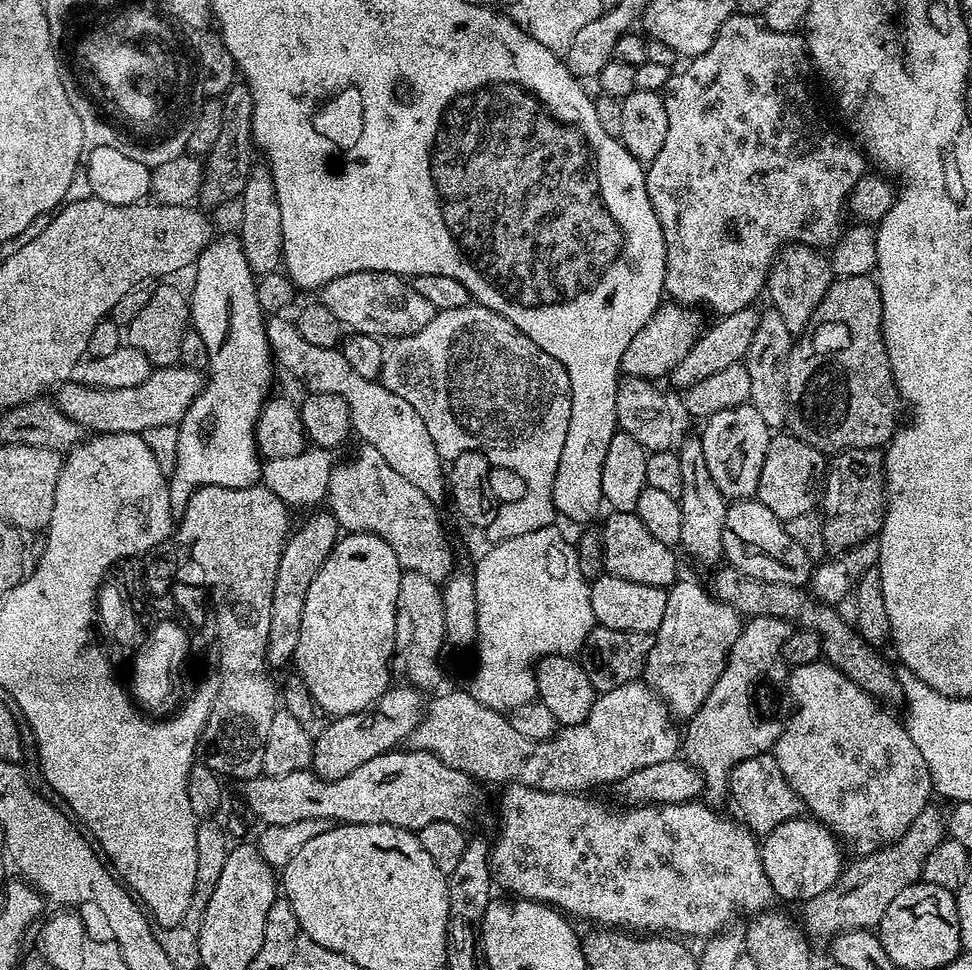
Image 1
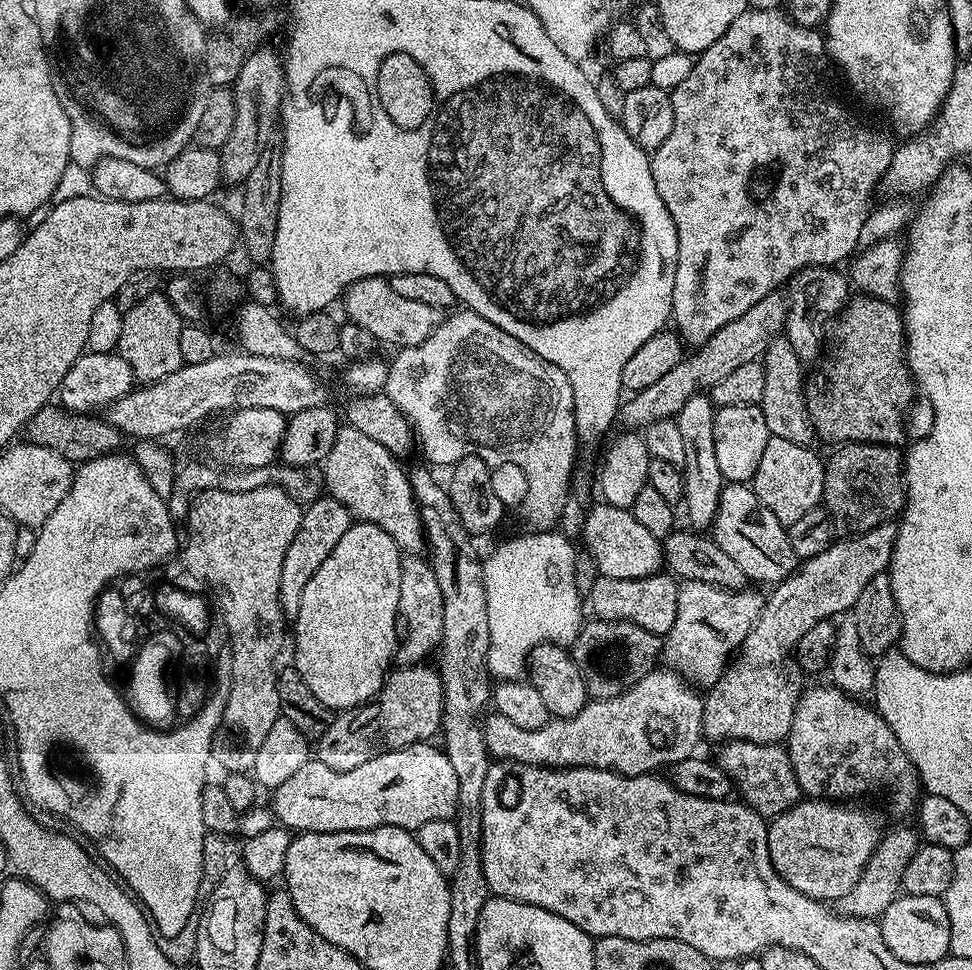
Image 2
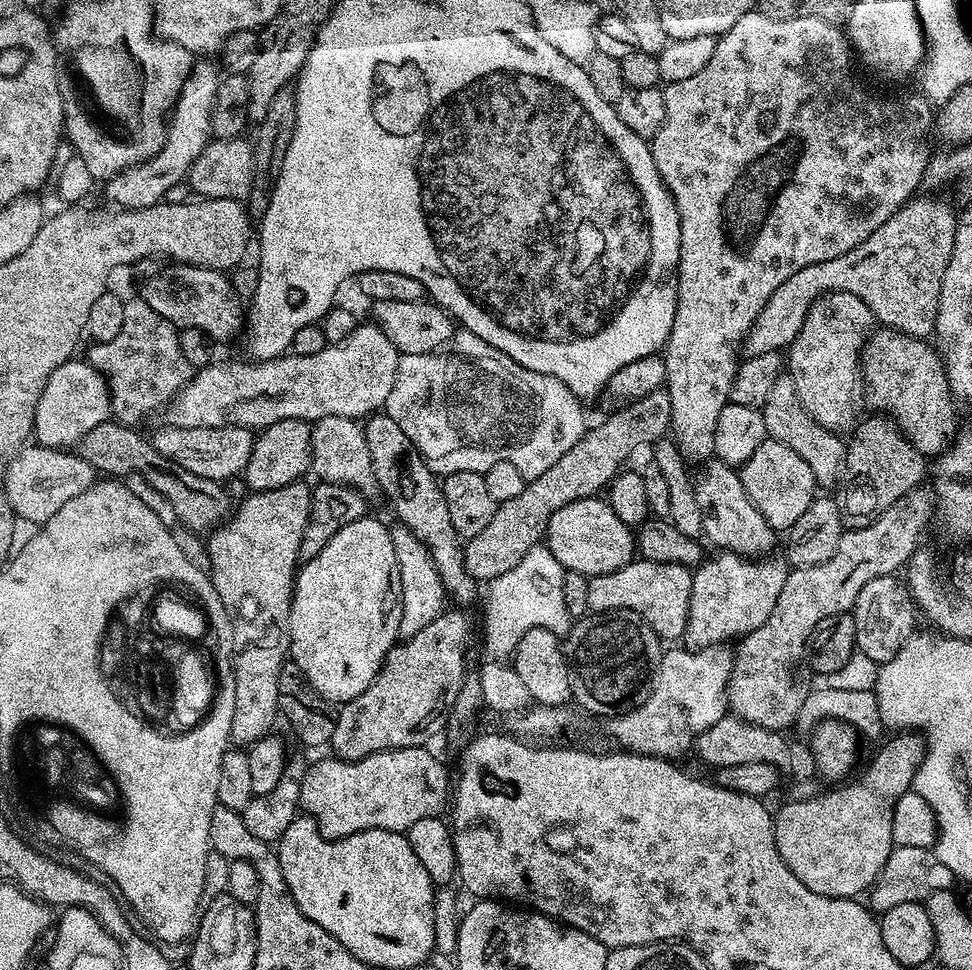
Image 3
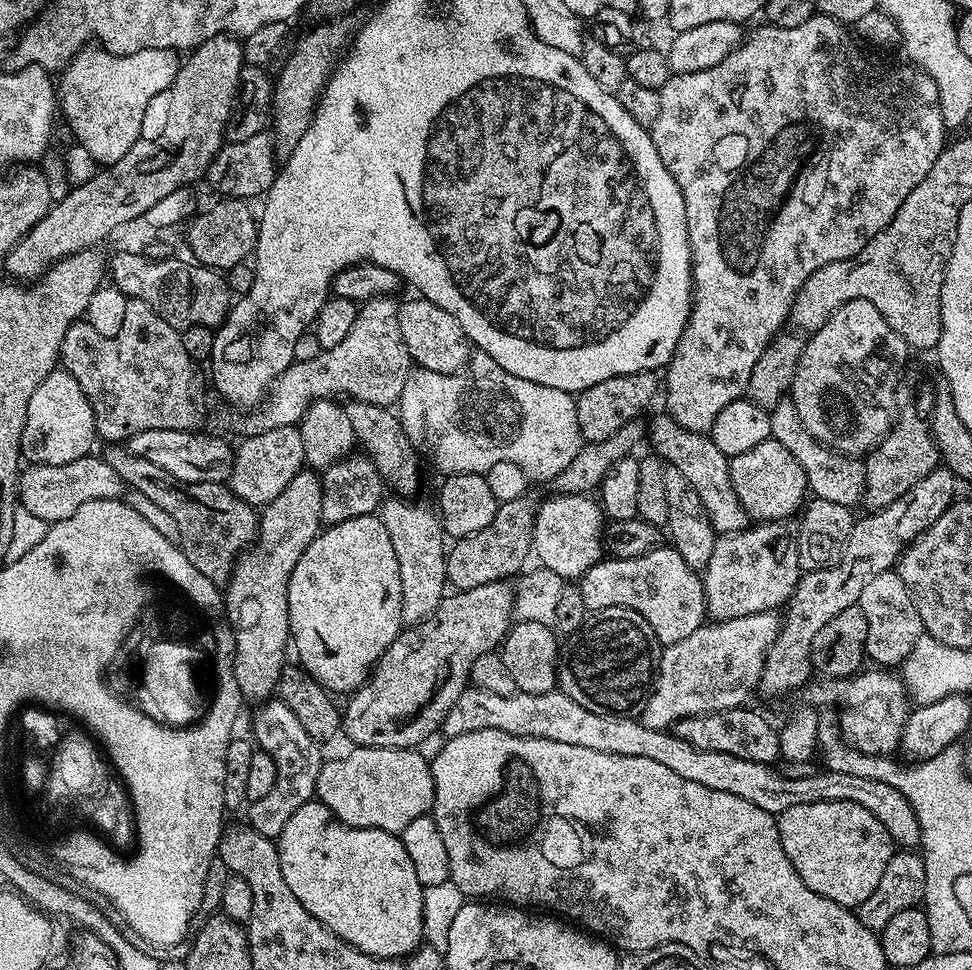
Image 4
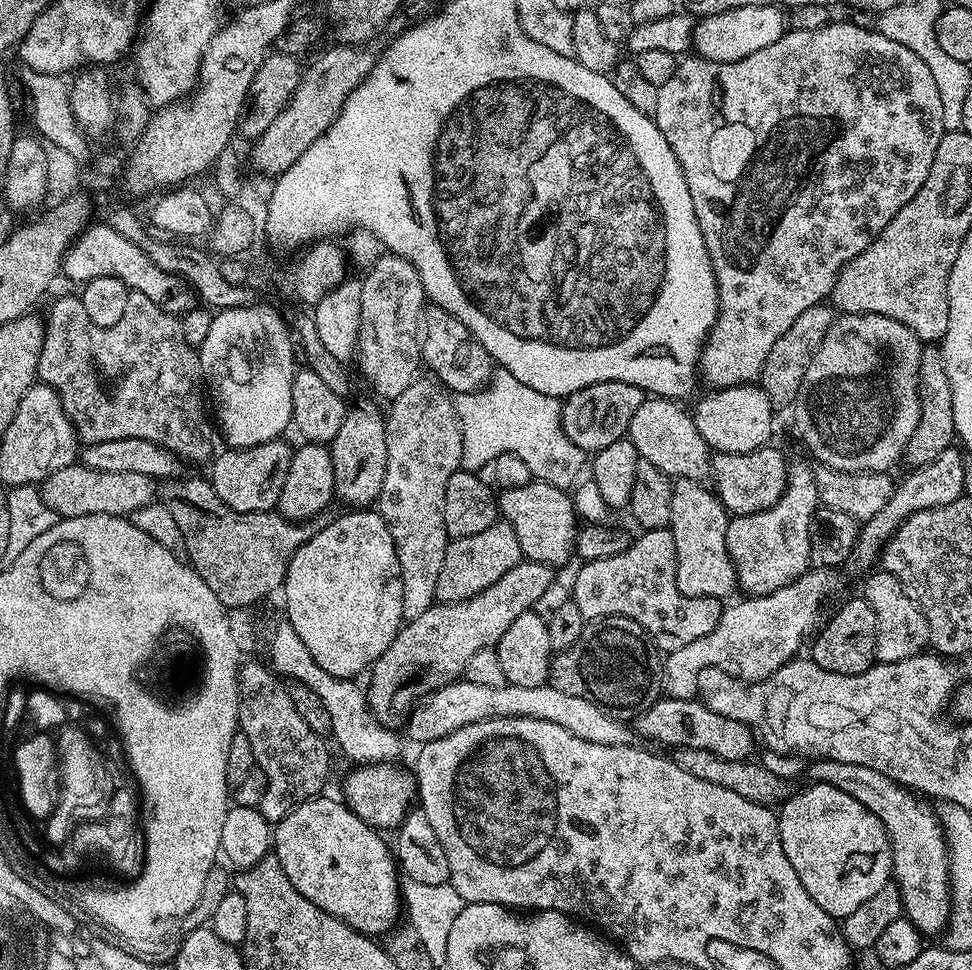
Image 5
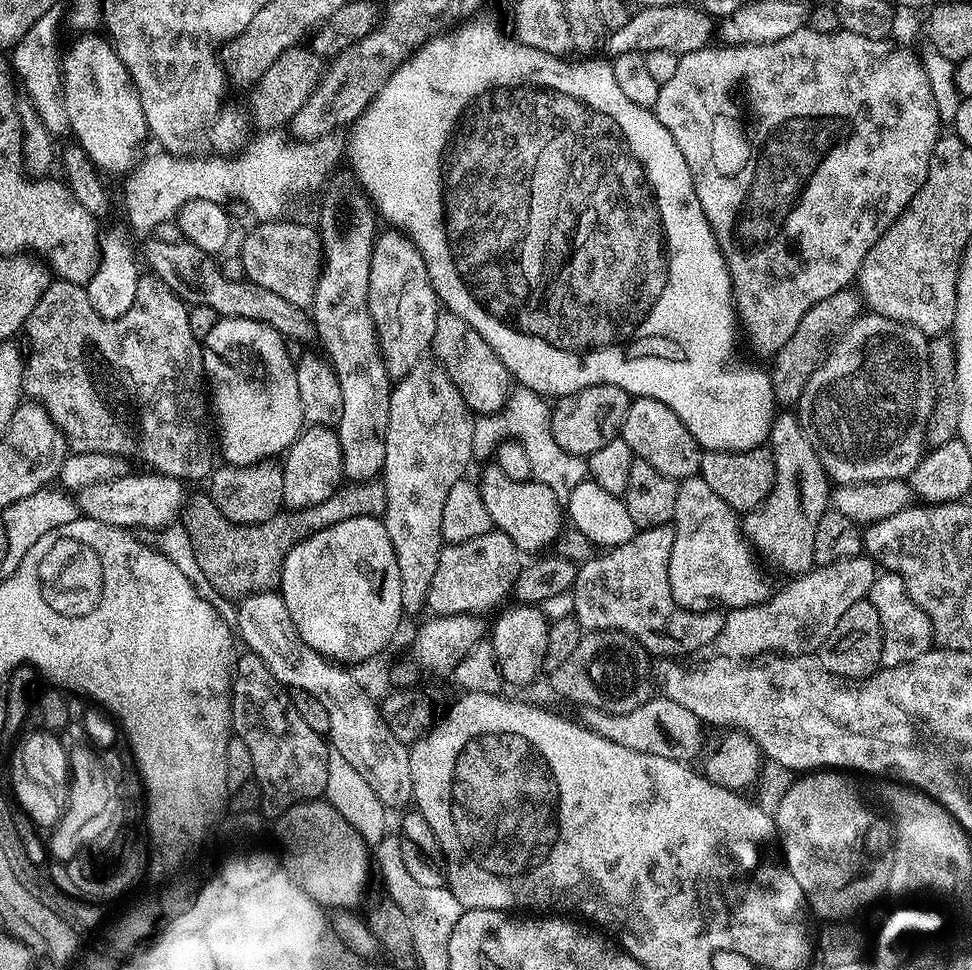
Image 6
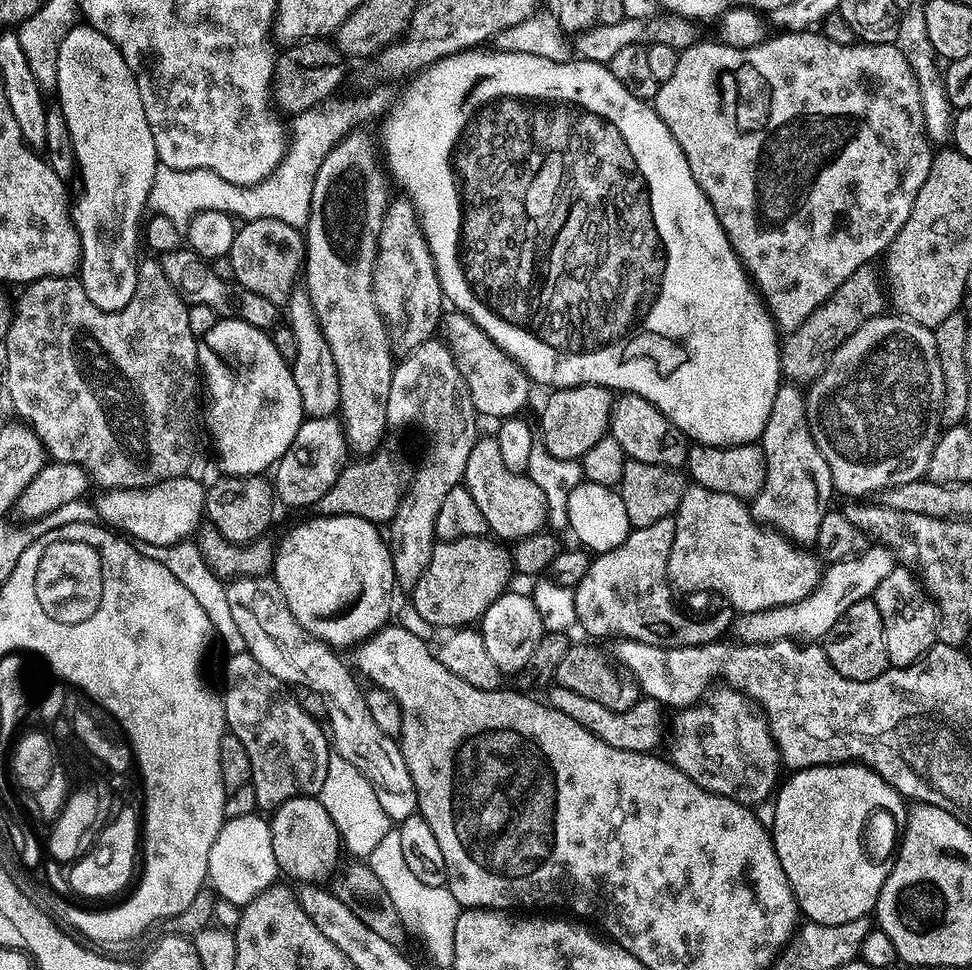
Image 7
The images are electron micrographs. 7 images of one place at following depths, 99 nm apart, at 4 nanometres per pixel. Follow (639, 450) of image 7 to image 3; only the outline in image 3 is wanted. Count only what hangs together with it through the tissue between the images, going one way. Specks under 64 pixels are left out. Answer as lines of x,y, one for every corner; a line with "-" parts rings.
715,458
709,459
703,468
704,473
694,480
698,510
702,510
703,535
708,536
710,543
717,544
717,549
737,552
739,556
760,558
771,553
768,551
776,544
777,529
771,528
766,518
758,514
758,506
750,502
746,486
742,486
740,481
739,471
733,465
723,464

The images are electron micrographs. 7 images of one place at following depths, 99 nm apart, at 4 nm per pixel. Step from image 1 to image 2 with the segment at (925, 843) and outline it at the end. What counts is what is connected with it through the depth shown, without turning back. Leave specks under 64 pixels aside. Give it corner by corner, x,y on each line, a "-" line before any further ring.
896,828
893,832
885,831
881,835
880,844
874,850
868,865
862,870
858,882
854,882
854,886
850,886
850,890
846,890
846,894
842,894
842,898
834,902
834,911
837,916
876,920
884,915
886,906
890,906
890,902
894,902
896,897
901,895
906,866
922,844
921,837
913,829
912,832
908,828

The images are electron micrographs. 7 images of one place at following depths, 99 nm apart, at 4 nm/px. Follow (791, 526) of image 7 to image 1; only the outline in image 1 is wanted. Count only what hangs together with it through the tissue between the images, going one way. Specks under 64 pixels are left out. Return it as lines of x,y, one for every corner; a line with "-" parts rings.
677,579
671,588
667,589
666,614
662,617
662,626
652,636
650,654
646,658
643,683
647,684
668,706
673,717
691,718
706,702
706,694
714,690
714,682
722,674
728,661
728,651
734,646
742,627
742,617
728,604
715,599
707,587
704,588
696,580

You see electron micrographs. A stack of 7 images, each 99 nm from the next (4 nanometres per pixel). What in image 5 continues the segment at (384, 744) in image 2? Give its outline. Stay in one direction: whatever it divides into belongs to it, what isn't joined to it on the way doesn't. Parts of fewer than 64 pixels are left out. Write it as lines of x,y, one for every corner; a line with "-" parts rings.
521,559
520,564
514,566
514,570
506,570
506,574
502,574
502,578
494,582
494,586
486,586
486,590
474,594
474,598
453,604
437,602
430,610
426,610
426,614
418,614
418,618
407,621
394,638
394,642
386,646
384,653
377,658
367,673
366,695
373,719
385,728
403,729
408,715
423,697
461,679
466,670
466,662
470,662
471,656
478,654
478,650
493,647
499,642
502,634
506,634
506,629
514,623
514,618
518,618
518,614
526,614
535,609
542,594
553,587
552,572
553,565

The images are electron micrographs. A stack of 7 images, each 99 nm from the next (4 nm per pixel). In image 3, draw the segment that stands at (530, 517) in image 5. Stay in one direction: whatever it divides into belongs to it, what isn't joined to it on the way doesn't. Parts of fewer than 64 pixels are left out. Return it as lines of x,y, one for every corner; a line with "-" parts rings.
591,496
570,502
562,506
562,510
554,510
548,523
546,547
565,570
591,578
629,564
636,556
636,537
633,529
614,514
607,499

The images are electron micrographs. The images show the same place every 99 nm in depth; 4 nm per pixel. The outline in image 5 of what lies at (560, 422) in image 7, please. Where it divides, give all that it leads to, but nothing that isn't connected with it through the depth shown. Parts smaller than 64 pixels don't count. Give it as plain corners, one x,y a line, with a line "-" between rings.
611,380
586,386
570,394
563,401
560,417
566,438
570,438
570,442
574,442
574,446
581,448
585,454
606,450
606,446
627,437
630,418
634,418
638,406
642,406
644,399
646,399
644,389
630,382

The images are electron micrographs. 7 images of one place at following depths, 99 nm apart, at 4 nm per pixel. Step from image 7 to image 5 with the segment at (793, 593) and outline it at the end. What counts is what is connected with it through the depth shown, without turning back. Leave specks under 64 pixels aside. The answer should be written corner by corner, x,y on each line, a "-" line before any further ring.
685,476
672,480
670,522
676,551
678,590
687,596
718,596
727,598
737,587
736,568
726,550
726,526
730,513
711,487

